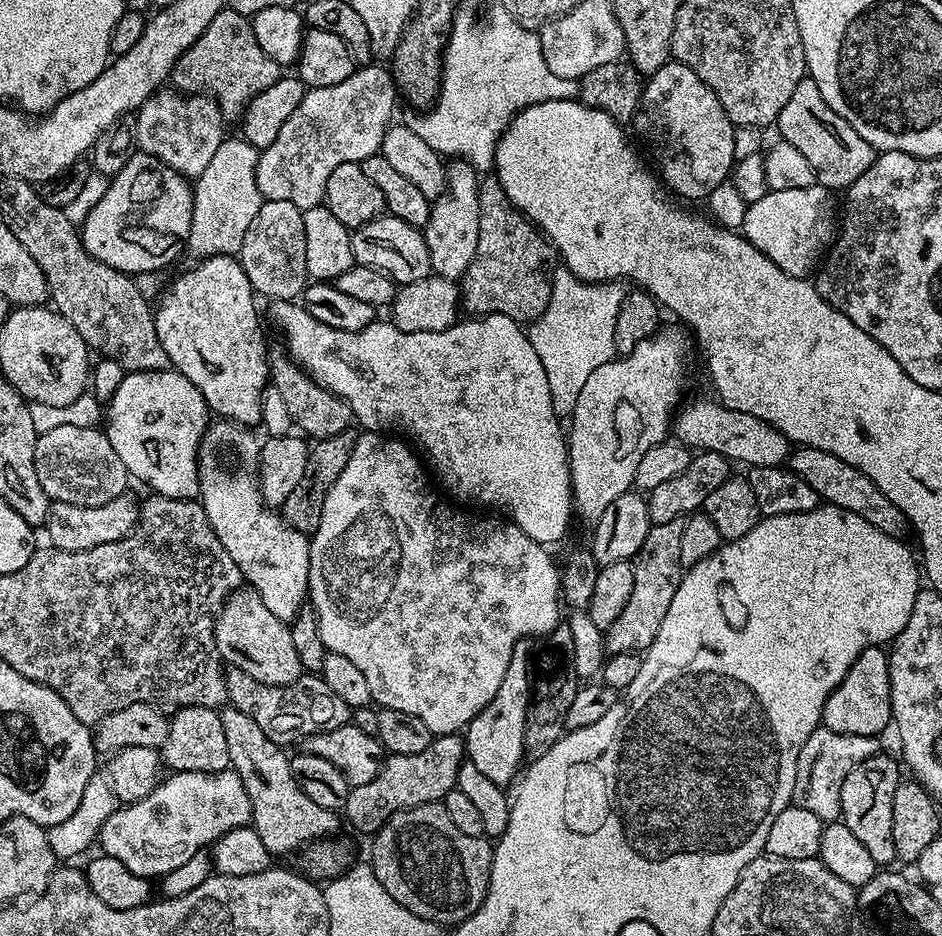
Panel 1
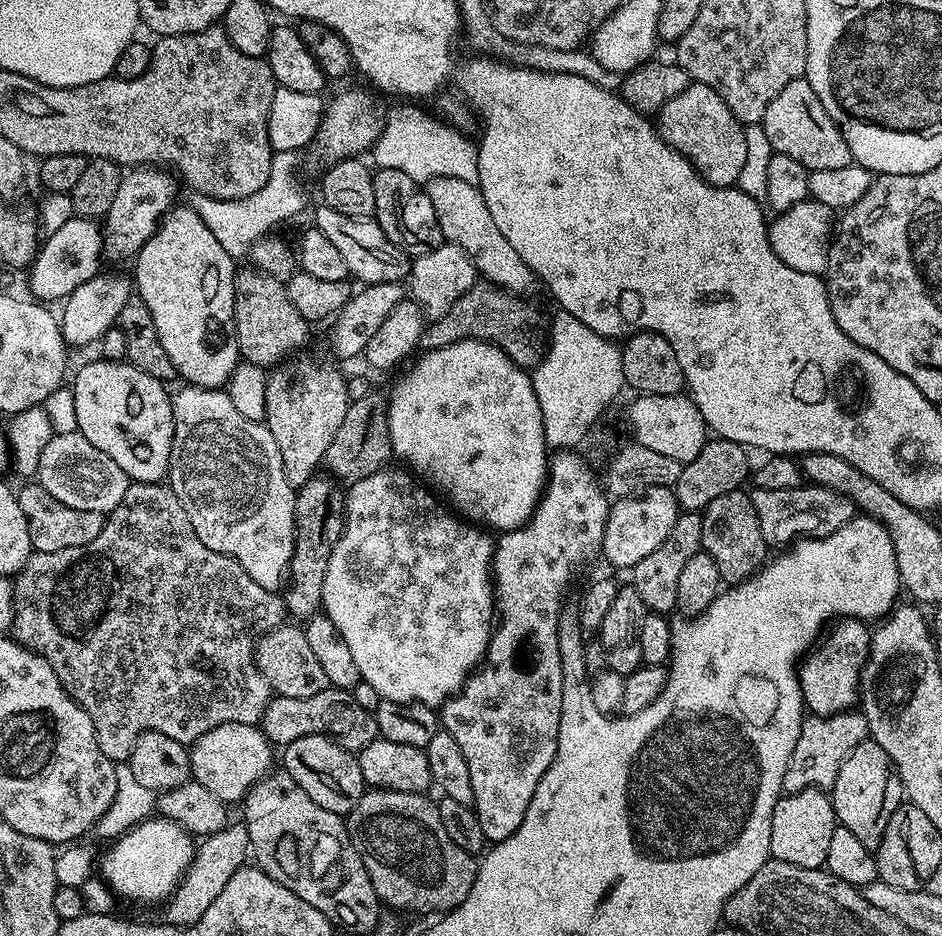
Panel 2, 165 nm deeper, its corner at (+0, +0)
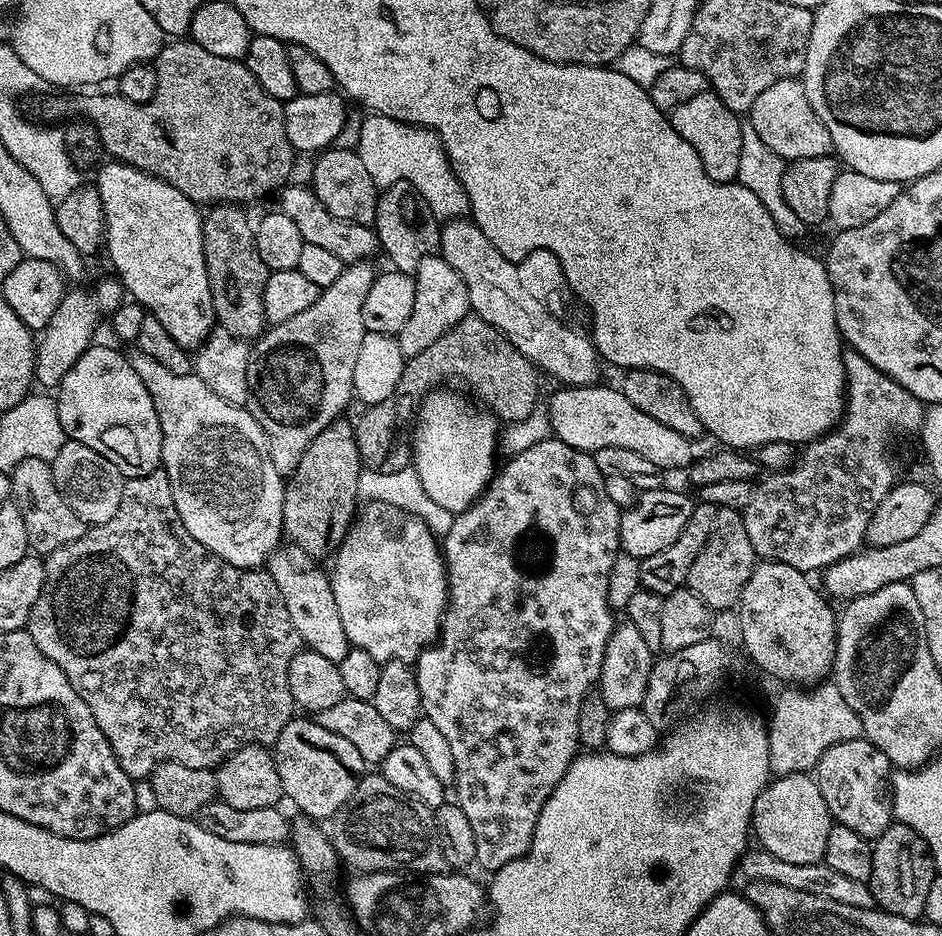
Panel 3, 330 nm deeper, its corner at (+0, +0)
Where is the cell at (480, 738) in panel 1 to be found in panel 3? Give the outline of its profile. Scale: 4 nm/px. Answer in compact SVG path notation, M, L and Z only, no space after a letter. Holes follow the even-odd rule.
M549 438L538 442L538 446L530 446L530 450L522 450L507 463L505 468L503 465L499 469L492 483L488 485L488 491L468 507L467 511L459 513L453 519L450 530L443 533L444 566L448 569L448 606L444 609L442 638L425 648L414 661L423 719L434 722L434 726L438 726L439 732L446 737L446 743L450 746L456 779L454 800L460 805L462 814L466 814L474 830L475 863L481 864L488 874L528 853L528 847L532 845L534 826L538 822L538 814L546 798L550 798L550 794L578 755L579 712L582 710L585 696L597 687L602 658L606 654L606 646L610 642L614 627L614 609L608 605L610 568L622 552L622 508L612 501L612 496L608 493L609 485L598 470L595 455L591 451L566 446L566 442Z

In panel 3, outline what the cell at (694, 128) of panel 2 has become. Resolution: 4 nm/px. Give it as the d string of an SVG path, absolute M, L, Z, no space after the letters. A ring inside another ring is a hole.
M711 90L698 94L698 98L690 98L682 102L682 106L675 108L670 119L674 130L678 130L678 134L682 134L682 138L686 138L690 146L694 146L694 150L698 150L698 158L702 158L702 166L714 182L731 184L737 179L742 153L742 120L737 113L730 110L730 106L726 106L726 102L722 102L722 98L718 98Z

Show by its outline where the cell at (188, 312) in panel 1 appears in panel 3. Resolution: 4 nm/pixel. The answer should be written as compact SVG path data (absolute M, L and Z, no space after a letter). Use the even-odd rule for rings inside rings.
M108 162L95 173L95 188L101 196L105 212L106 250L116 267L118 277L125 293L135 303L144 307L147 315L158 318L162 326L178 342L178 346L195 350L208 339L216 324L216 311L210 294L210 282L206 274L204 257L204 221L201 209L186 194L174 190L164 180L148 176L129 164Z

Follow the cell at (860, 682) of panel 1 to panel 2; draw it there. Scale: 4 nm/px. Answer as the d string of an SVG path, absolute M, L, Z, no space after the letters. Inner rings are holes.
M841 618L827 629L826 635L801 659L798 665L804 707L813 716L833 716L857 707L860 679L866 666L872 628L865 621Z

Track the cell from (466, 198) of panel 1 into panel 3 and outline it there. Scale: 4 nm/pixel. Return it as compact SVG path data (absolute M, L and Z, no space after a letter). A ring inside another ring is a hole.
M433 254L425 258L414 273L416 289L414 290L414 310L410 310L410 319L398 334L400 349L405 358L422 354L428 346L434 346L442 334L449 332L462 318L469 315L468 291L466 282L444 261L444 257Z

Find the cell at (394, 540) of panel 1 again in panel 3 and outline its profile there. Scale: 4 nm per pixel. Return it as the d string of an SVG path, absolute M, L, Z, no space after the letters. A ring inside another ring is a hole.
M376 506L372 513L363 520L357 519L348 530L347 538L342 541L335 553L336 565L330 568L330 579L334 590L334 602L338 602L338 614L342 614L342 626L346 630L346 638L353 648L361 648L371 658L379 662L386 660L407 660L414 662L425 648L436 643L442 632L444 609L448 606L448 569L444 566L444 554L438 543L437 533L431 532L426 522L419 518L405 518L391 506Z

